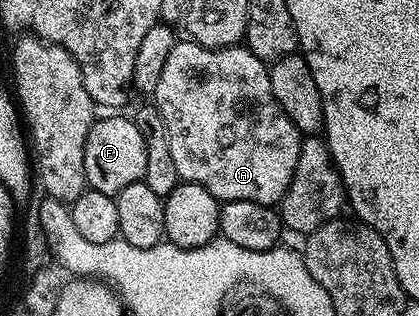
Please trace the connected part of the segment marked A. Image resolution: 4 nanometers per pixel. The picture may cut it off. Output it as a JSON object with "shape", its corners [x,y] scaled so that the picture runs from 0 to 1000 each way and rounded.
{"shape":[[[427,130],[408,155],[399,196],[389,203],[389,218],[394,225],[379,241],[379,269],[360,301],[389,370],[389,396],[399,396],[399,446],[408,459],[408,500],[418,509],[418,547],[425,570],[434,579],[484,585],[484,598],[494,598],[494,611],[504,611],[527,642],[609,636],[618,649],[661,655],[683,611],[690,608],[690,589],[704,547],[704,522],[714,509],[723,421],[699,392],[695,370],[685,370],[685,358],[675,358],[666,320],[656,320],[656,294],[647,294],[647,244],[637,203],[618,180],[609,180],[609,168],[599,168],[592,146],[585,142],[487,149],[458,130]]]}

